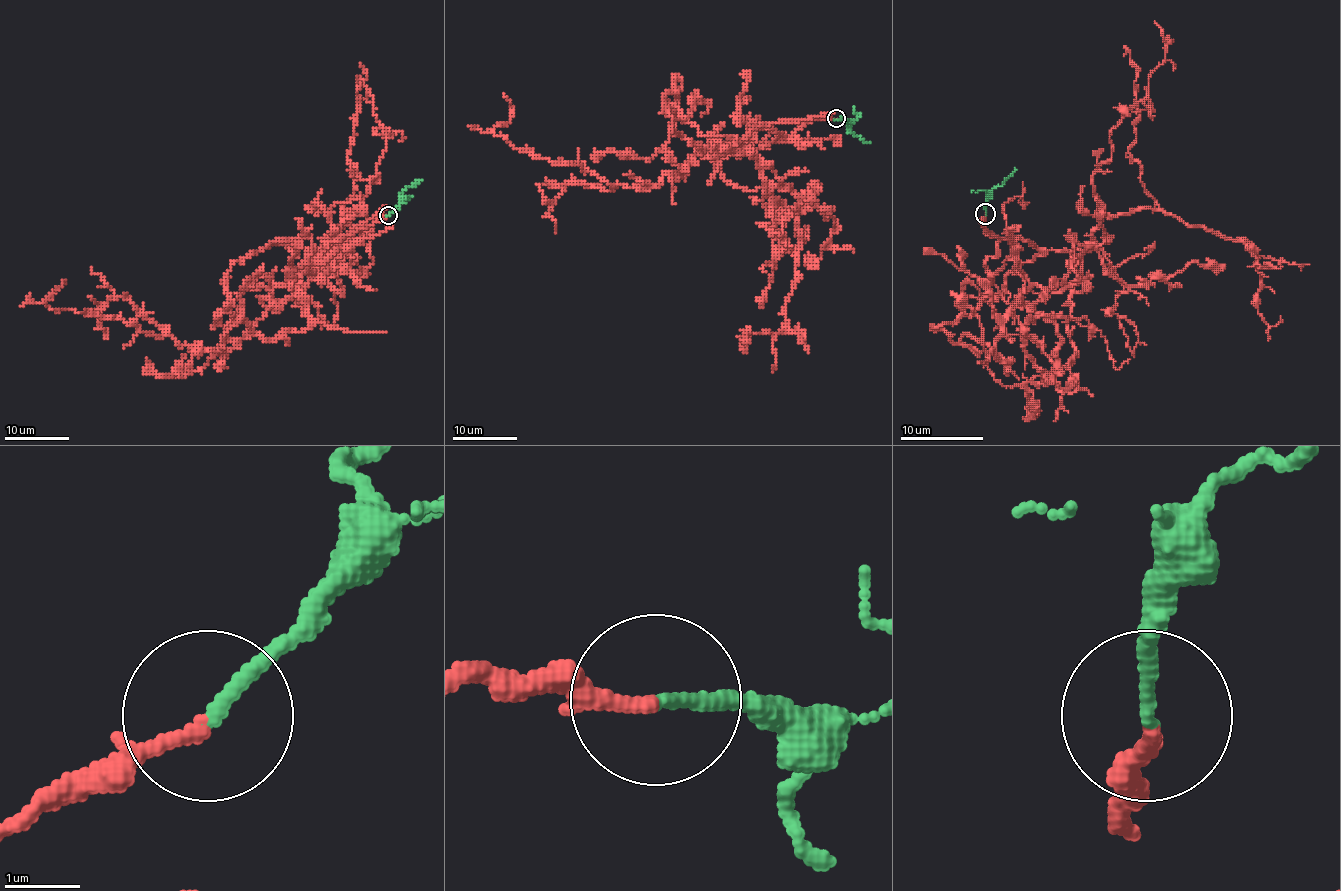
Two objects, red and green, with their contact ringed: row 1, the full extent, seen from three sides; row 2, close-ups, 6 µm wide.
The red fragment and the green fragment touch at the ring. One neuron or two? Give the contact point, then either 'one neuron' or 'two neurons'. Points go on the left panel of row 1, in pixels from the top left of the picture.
(388, 215) | one neuron

